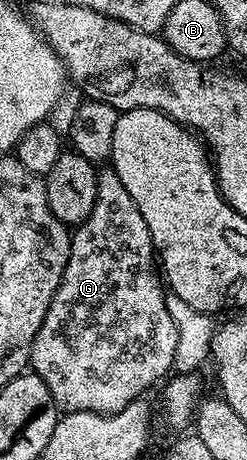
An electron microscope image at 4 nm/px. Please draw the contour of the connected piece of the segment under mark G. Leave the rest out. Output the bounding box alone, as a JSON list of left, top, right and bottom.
[30,166,177,416]

